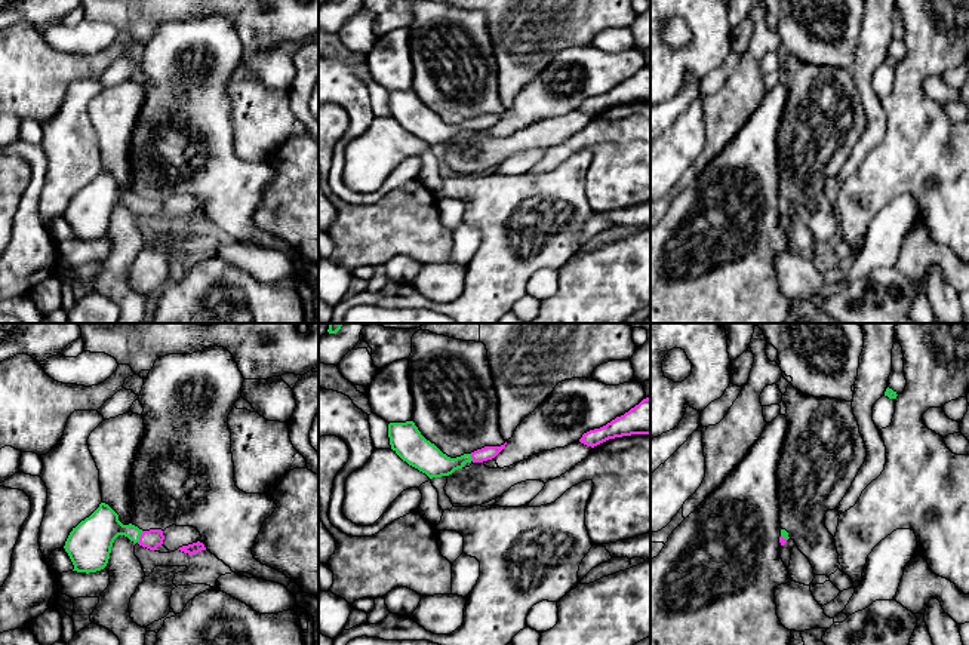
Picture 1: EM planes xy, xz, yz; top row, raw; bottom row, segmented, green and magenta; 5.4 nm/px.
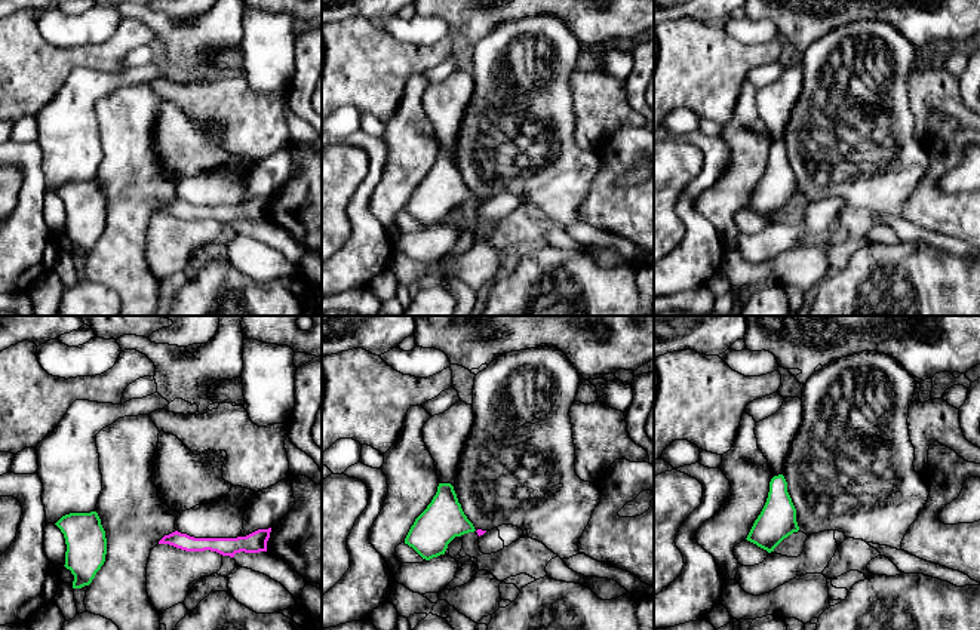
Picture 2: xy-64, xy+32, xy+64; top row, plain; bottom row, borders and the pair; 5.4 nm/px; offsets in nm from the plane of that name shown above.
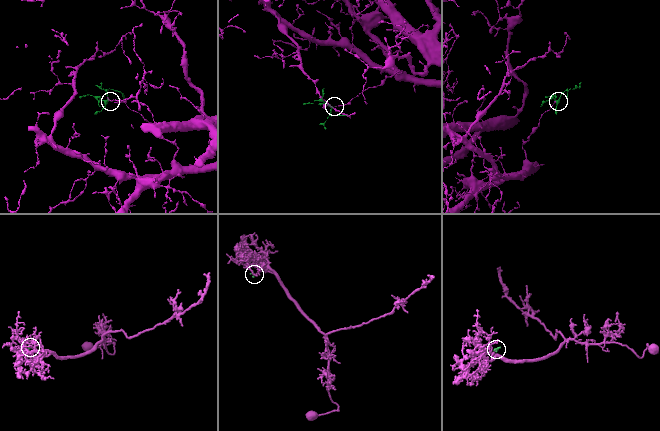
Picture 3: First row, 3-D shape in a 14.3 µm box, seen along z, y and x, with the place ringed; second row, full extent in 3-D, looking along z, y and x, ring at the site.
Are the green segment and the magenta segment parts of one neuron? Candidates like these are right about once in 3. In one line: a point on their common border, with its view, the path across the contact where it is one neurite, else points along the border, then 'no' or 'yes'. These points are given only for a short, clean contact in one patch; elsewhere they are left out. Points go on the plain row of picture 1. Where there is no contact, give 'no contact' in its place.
contact xy (140, 203); way xy (94, 205), (101, 197), (140, 203), (153, 206); yes

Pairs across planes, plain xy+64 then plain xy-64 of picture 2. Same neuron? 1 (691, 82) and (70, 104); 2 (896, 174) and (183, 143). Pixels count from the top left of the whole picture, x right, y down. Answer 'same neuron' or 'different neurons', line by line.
1: different neurons
2: same neuron

